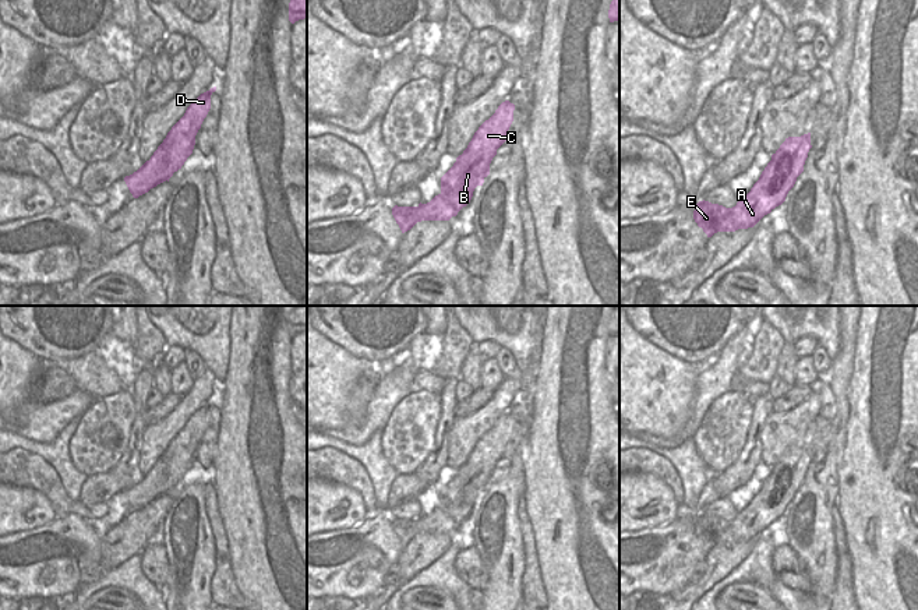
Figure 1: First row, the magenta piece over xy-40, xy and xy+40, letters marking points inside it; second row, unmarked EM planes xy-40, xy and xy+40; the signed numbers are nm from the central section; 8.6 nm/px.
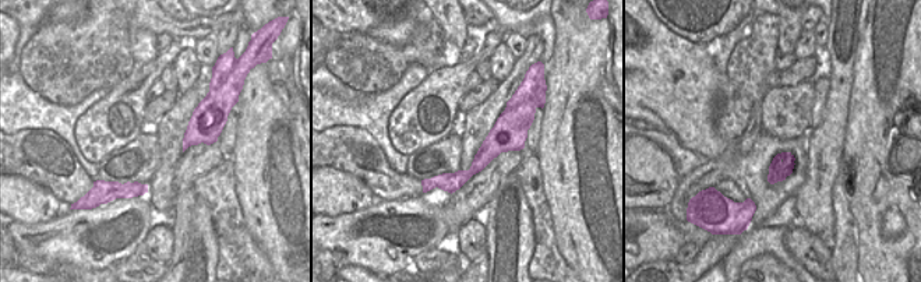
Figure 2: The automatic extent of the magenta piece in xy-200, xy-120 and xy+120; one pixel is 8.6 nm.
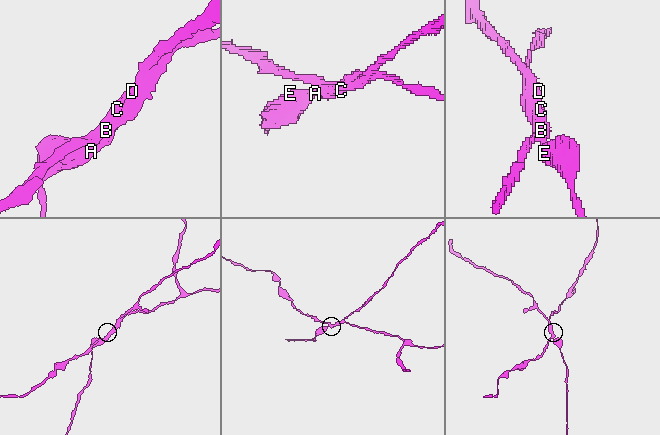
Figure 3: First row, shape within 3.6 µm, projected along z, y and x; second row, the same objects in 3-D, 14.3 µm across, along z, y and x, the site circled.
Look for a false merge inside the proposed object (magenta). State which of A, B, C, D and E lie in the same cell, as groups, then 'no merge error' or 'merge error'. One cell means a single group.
A C D E / B | merge error

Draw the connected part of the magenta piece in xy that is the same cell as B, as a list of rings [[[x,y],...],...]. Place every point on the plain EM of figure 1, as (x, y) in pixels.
[[[487,458],[481,465],[480,473],[473,473],[469,480],[460,479],[458,475],[441,490],[441,507],[453,507],[458,497],[463,497],[463,503],[474,501],[480,490],[490,487],[490,476],[497,468],[497,462],[502,458]]]

